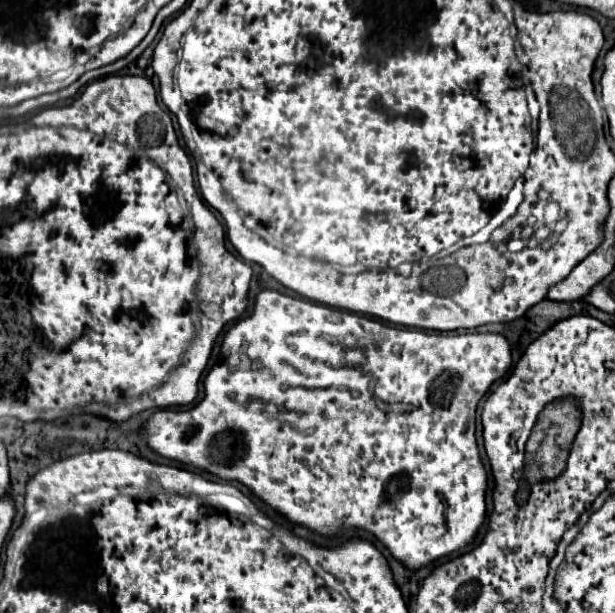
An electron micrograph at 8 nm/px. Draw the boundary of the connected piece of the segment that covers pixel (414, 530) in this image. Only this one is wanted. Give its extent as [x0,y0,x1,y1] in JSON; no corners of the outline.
[140,289,512,571]

